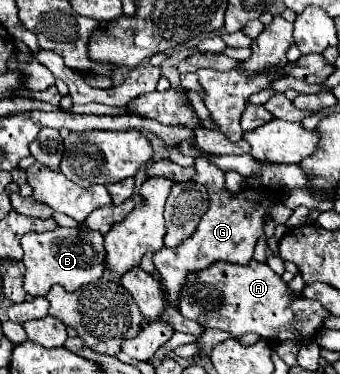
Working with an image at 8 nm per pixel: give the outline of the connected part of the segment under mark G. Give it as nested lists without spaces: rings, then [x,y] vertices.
[[[198,157],[194,167],[196,167],[194,181],[202,183],[210,189],[210,207],[204,213],[204,217],[200,219],[196,231],[184,243],[180,243],[178,247],[162,247],[152,257],[152,261],[156,265],[156,275],[162,279],[164,287],[166,287],[168,303],[172,303],[172,307],[176,307],[176,311],[180,311],[180,291],[190,273],[204,271],[216,261],[246,265],[252,259],[256,241],[262,235],[266,211],[270,209],[270,205],[280,201],[280,195],[276,191],[268,191],[264,187],[258,191],[244,189],[240,195],[234,197],[224,189],[224,173],[216,165]]]

